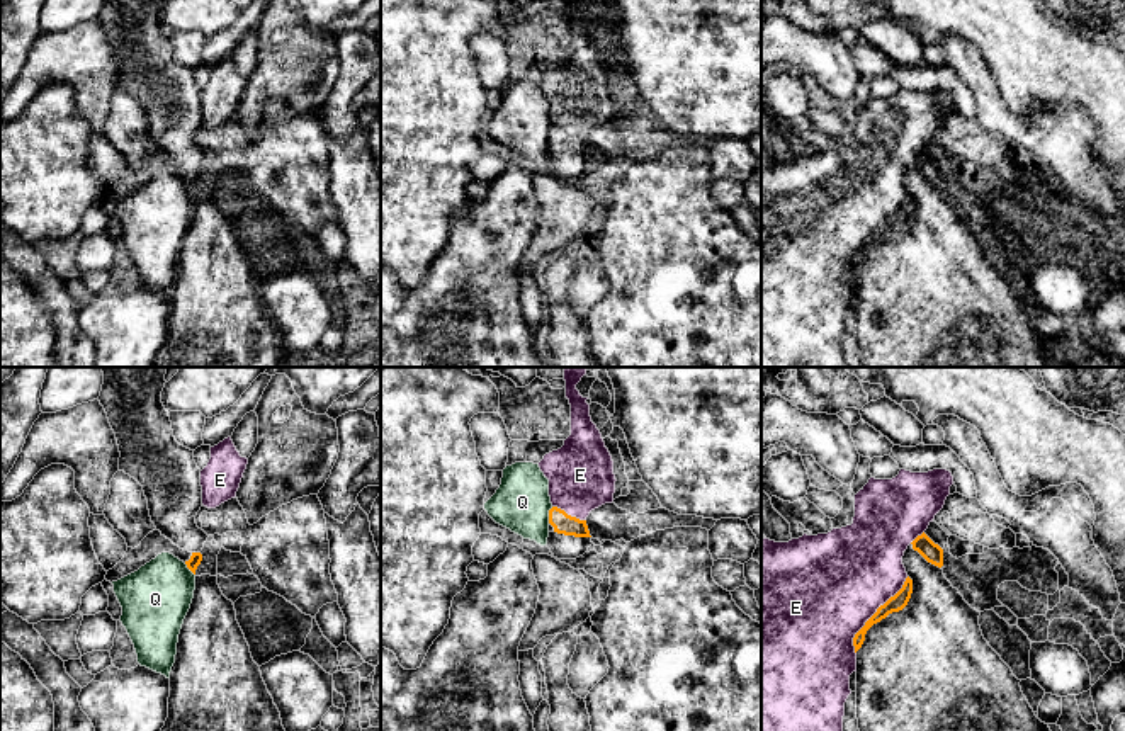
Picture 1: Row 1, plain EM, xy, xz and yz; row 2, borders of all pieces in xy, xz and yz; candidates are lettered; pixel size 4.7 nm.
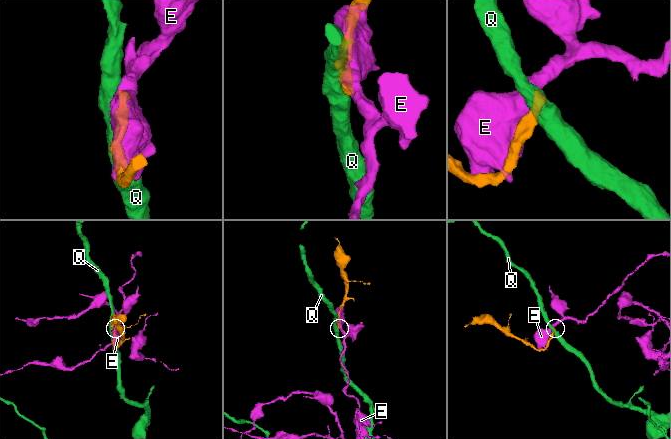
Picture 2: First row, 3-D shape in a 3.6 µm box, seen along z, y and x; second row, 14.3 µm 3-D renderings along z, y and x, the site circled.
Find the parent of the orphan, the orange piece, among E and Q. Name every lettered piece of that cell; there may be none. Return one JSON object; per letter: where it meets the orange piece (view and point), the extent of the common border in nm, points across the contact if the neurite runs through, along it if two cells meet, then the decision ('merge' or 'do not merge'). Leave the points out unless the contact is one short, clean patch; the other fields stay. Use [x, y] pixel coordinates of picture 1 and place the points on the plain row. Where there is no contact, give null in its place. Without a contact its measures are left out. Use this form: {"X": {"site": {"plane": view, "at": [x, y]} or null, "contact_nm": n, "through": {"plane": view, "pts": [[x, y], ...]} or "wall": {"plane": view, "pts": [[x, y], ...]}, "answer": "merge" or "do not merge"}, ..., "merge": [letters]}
{"E": {"site": {"plane": "yz", "at": [874, 233]}, "contact_nm": 440, "answer": "do not merge"}, "Q": {"site": {"plane": "xz", "at": [549, 135]}, "contact_nm": 80, "answer": "do not merge"}, "merge": []}

